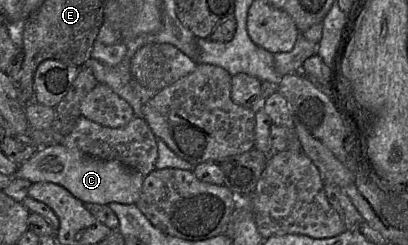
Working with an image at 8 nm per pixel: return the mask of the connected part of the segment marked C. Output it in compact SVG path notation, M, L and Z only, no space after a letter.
M62 143L38 147L37 152L27 161L19 165L16 177L24 178L32 183L52 182L62 185L83 203L136 204L138 201L144 176L115 160L101 160L85 154L77 148L69 148Z

